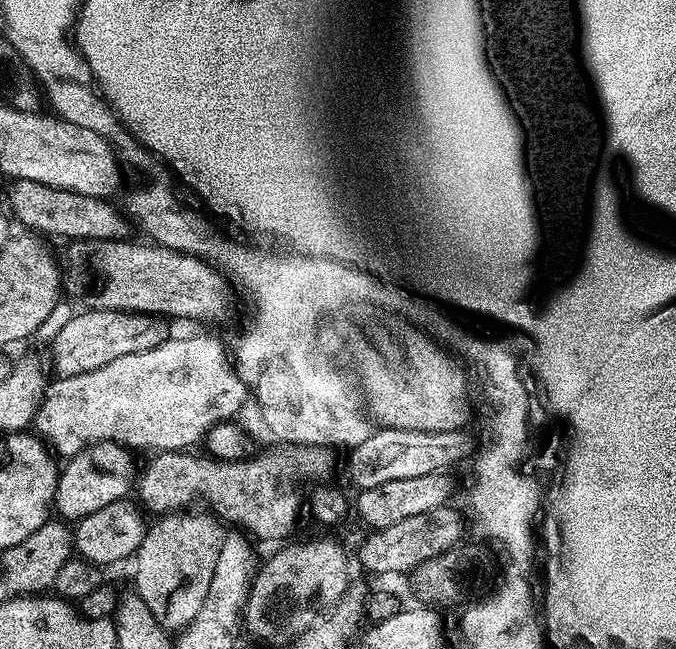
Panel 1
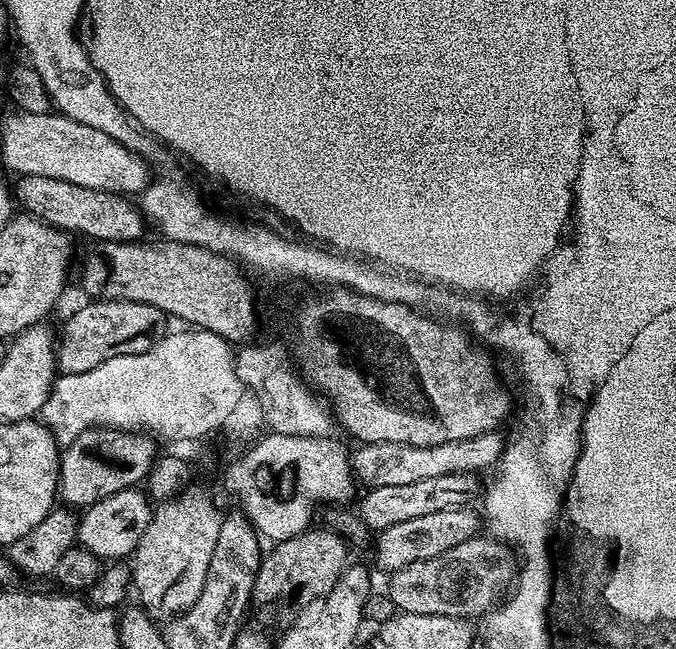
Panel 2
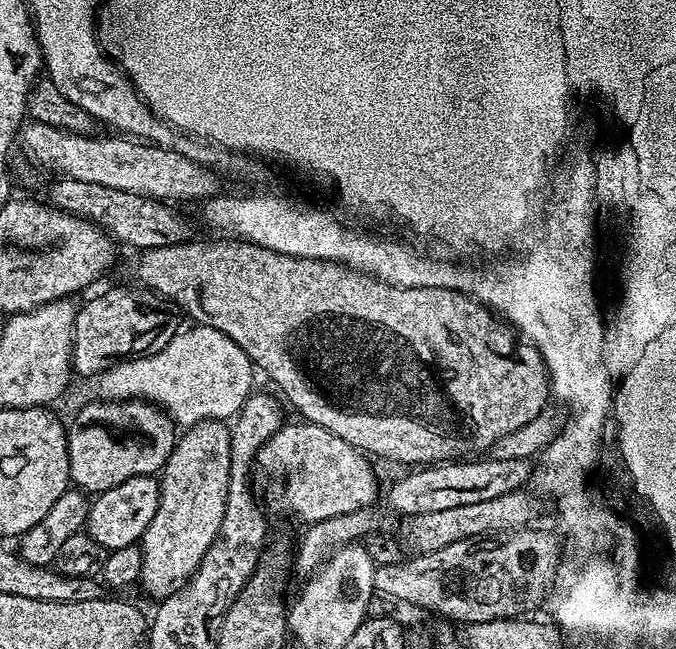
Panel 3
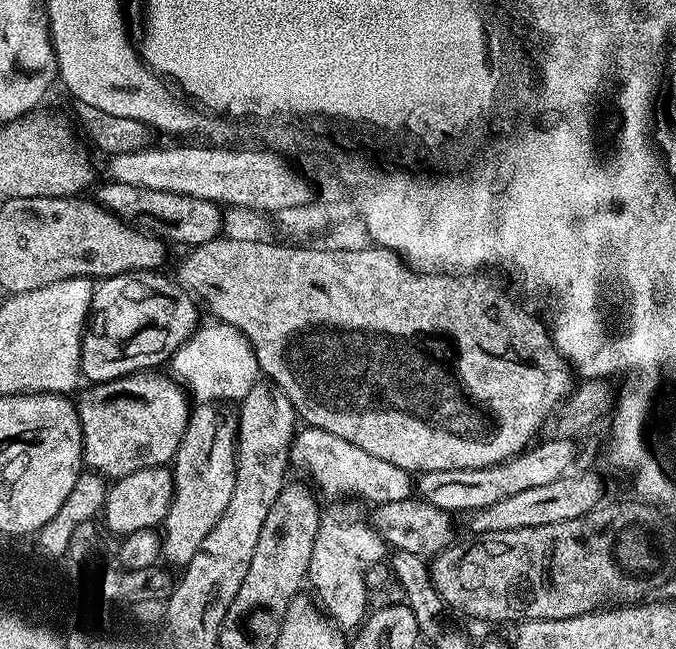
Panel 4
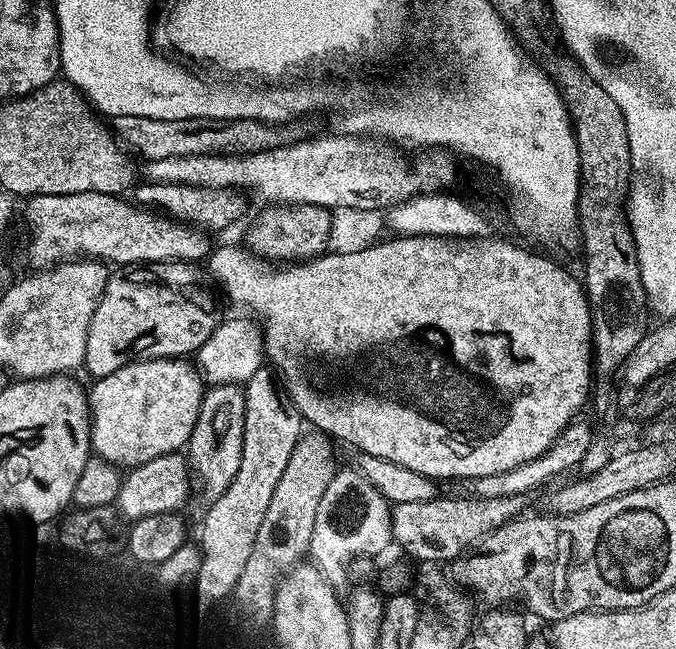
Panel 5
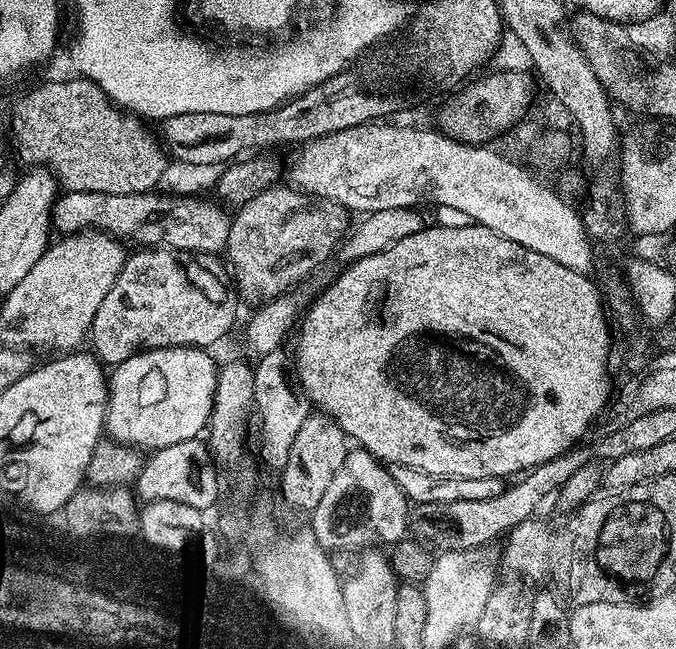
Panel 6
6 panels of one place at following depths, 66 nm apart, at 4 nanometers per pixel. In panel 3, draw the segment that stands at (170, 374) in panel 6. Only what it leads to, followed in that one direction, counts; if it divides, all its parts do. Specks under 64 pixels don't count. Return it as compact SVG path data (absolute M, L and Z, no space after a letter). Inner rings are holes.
M94 399L76 413L76 421L68 428L68 479L85 494L99 494L122 486L129 478L159 473L170 454L176 449L178 428L171 417L158 410L157 405L143 399Z

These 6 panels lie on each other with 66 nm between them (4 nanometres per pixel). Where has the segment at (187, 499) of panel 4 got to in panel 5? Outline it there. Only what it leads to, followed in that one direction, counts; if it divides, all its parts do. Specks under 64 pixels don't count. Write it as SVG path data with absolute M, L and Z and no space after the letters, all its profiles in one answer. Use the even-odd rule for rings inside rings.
M237 384L211 385L199 406L198 422L186 445L186 459L195 479L204 483L209 497L221 496L234 482L238 466L242 463L242 438L246 426L245 394Z

